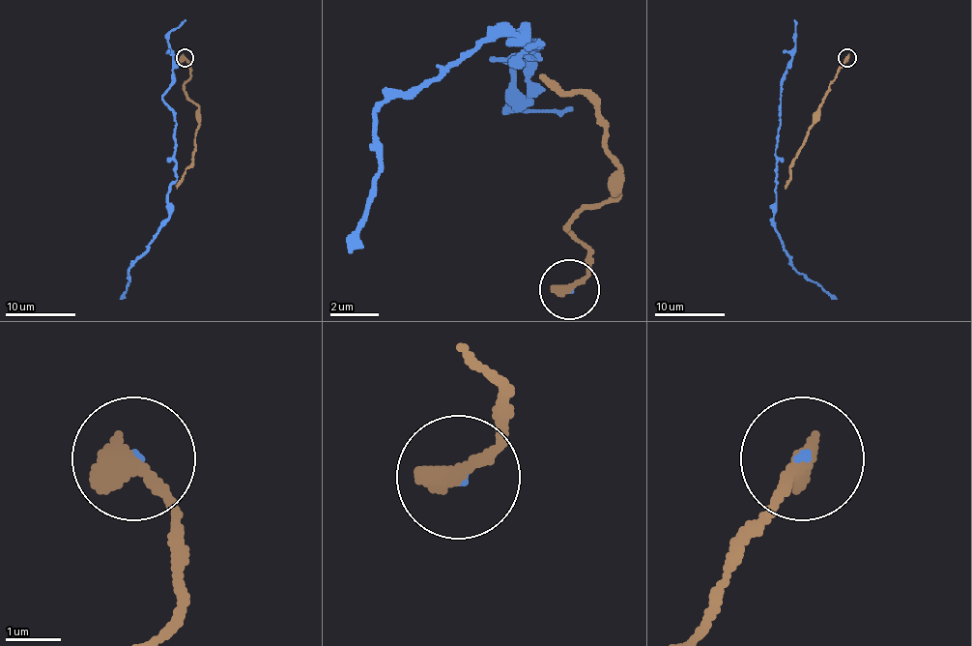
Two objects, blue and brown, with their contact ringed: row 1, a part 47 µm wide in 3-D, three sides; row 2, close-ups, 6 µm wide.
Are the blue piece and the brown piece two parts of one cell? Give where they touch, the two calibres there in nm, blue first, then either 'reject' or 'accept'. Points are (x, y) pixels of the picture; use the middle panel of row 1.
(569, 289) | 50/480 nm | reject

